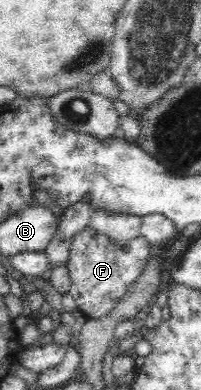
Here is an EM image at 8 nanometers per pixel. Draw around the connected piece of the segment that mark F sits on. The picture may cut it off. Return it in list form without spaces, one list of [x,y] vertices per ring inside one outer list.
[[[86,226],[74,237],[70,247],[66,268],[70,276],[69,294],[73,297],[76,309],[88,319],[100,319],[111,309],[145,270],[151,245],[143,235],[126,242],[125,246],[116,246],[110,238],[98,234]]]

